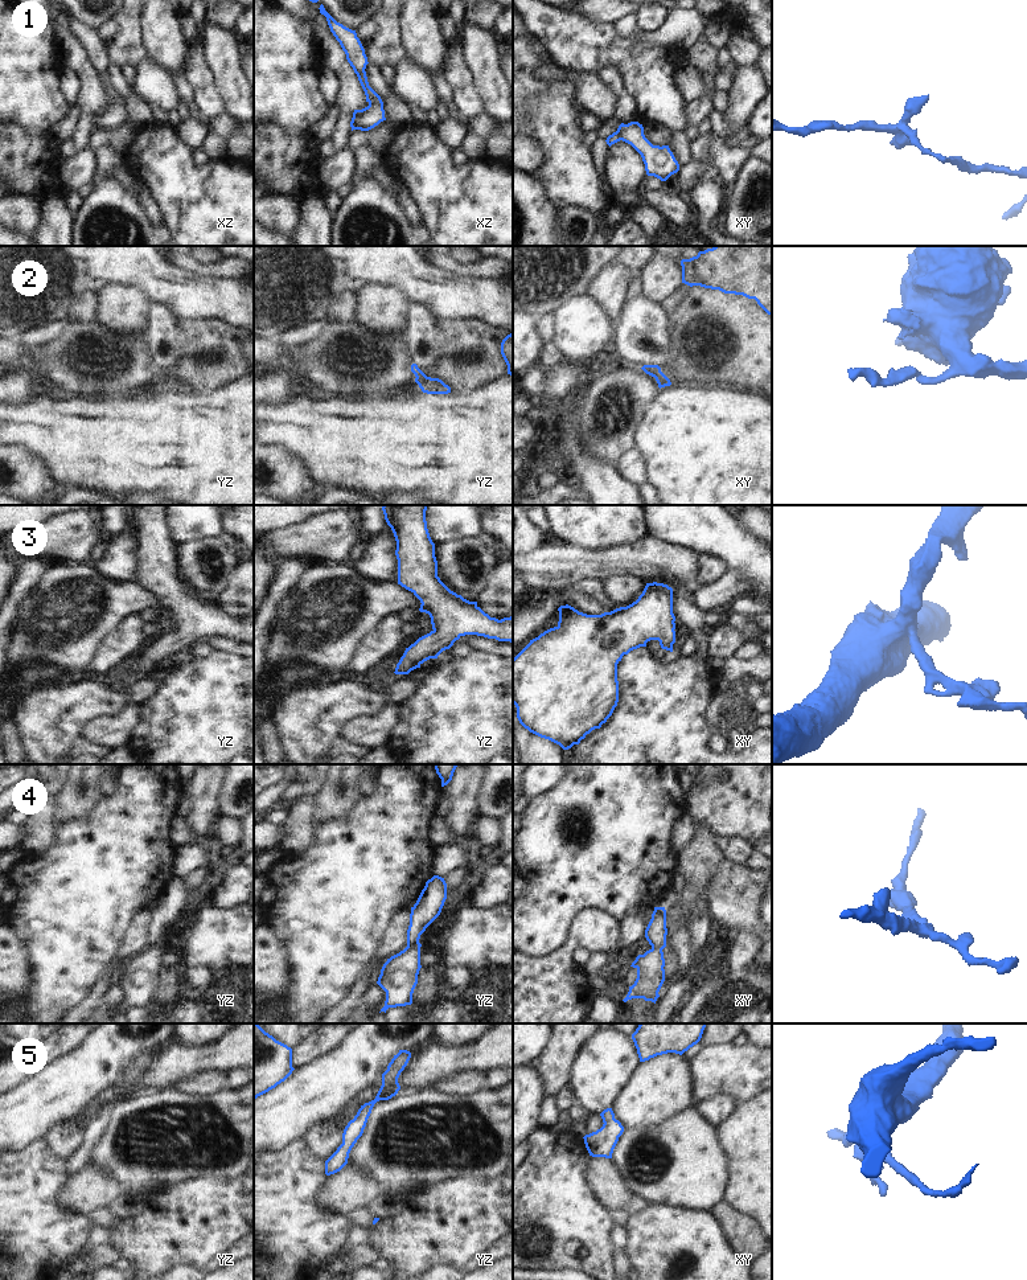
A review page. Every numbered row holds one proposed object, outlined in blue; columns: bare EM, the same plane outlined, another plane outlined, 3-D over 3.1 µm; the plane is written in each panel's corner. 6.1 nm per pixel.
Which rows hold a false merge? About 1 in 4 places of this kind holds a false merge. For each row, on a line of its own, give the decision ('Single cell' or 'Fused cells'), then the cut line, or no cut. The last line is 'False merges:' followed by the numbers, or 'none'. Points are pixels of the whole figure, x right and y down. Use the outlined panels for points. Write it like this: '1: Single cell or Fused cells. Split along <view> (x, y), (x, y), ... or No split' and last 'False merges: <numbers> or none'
1: Fused cells. Split along xy (616, 131), (621, 139)
2: Single cell. No split
3: Single cell. No split
4: Single cell. No split
5: Single cell. No split
False merges: 1

